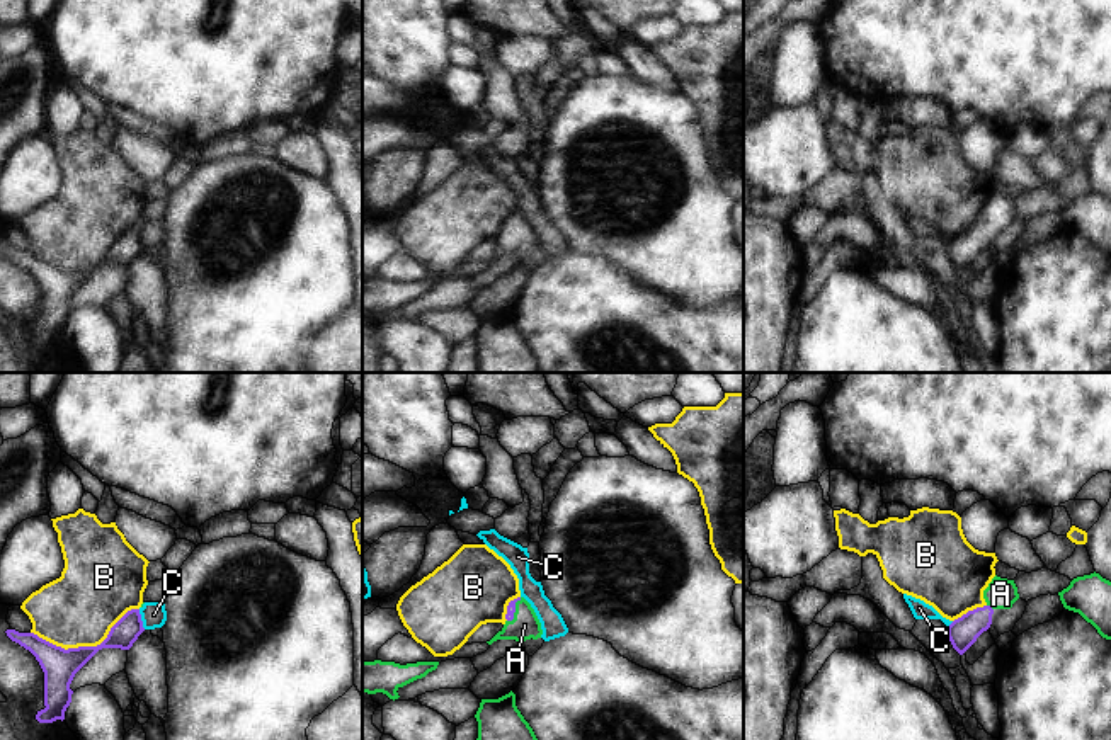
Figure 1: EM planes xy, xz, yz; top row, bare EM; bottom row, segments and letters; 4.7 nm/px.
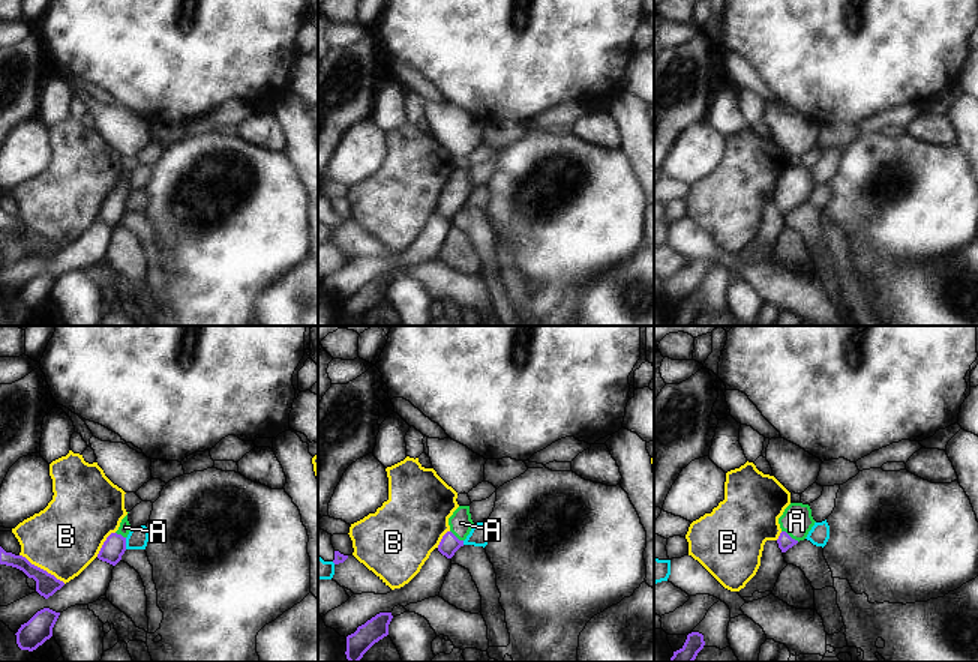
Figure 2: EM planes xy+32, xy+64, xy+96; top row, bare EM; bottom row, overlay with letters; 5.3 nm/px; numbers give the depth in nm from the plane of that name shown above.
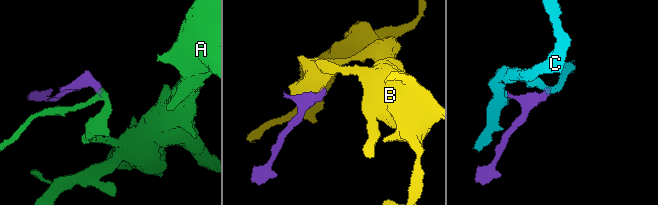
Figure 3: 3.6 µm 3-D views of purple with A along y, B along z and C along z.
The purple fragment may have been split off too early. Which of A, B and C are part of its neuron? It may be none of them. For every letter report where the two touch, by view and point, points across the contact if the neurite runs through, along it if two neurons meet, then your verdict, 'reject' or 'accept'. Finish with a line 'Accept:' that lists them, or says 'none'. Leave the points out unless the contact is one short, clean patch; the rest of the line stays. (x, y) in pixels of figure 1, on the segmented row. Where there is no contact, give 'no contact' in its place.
A: meets purple in xz at (514, 611); runs through xz (511, 608), (514, 611), (524, 625); accept
B: meets purple in xy at (85, 647); reject
C: meets purple in xy at (140, 620); reject
Accept: A

